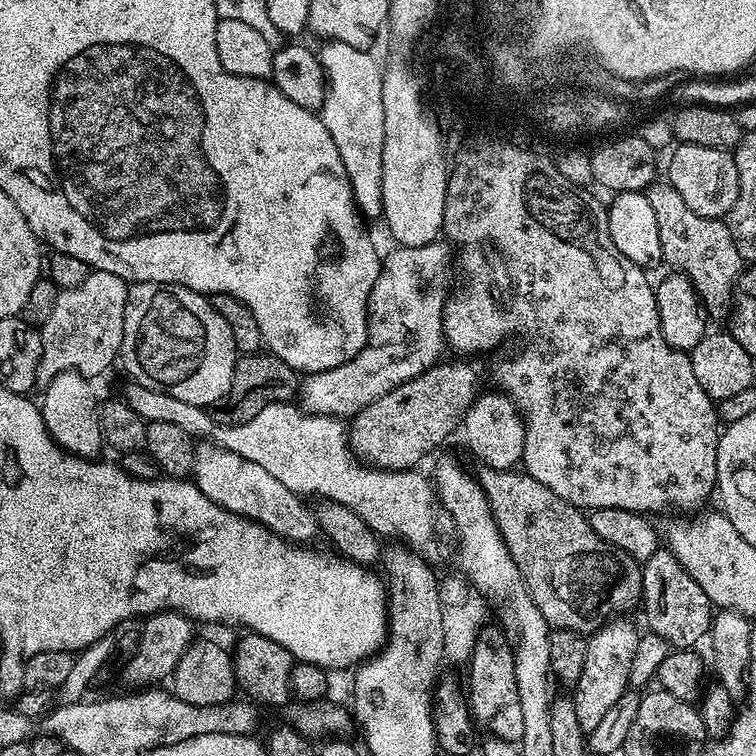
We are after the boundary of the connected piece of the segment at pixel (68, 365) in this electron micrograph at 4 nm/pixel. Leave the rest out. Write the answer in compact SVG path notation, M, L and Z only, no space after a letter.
M92 270L82 286L60 291L50 318L38 328L42 338L42 358L36 378L41 385L47 386L64 372L80 372L83 376L97 378L115 360L117 363L129 287L129 281L118 278L118 274Z

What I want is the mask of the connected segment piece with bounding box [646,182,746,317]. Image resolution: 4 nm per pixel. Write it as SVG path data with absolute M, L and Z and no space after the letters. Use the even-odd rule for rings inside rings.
M667 182L649 184L646 195L654 209L654 218L658 218L658 239L662 242L663 263L673 264L671 267L675 271L689 276L709 317L727 317L732 307L734 285L746 267L746 261L740 257L727 223L720 218L694 214L694 210L686 206L682 194L678 194L678 190L674 190L674 186Z

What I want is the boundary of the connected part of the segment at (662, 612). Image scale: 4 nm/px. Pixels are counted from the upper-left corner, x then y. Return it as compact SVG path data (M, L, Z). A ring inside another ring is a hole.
M666 546L657 548L642 564L642 609L647 631L658 634L669 646L676 650L692 650L699 640L707 637L712 628L714 606L710 598L706 598L706 590L686 574L682 562L674 558L674 554Z

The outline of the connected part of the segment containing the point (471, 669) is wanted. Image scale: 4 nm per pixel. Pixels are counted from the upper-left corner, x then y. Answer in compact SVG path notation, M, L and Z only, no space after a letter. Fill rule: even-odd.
M484 626L477 636L468 669L466 699L470 716L485 728L488 736L518 742L522 738L522 702L518 702L518 678L514 674L513 641L503 627Z

